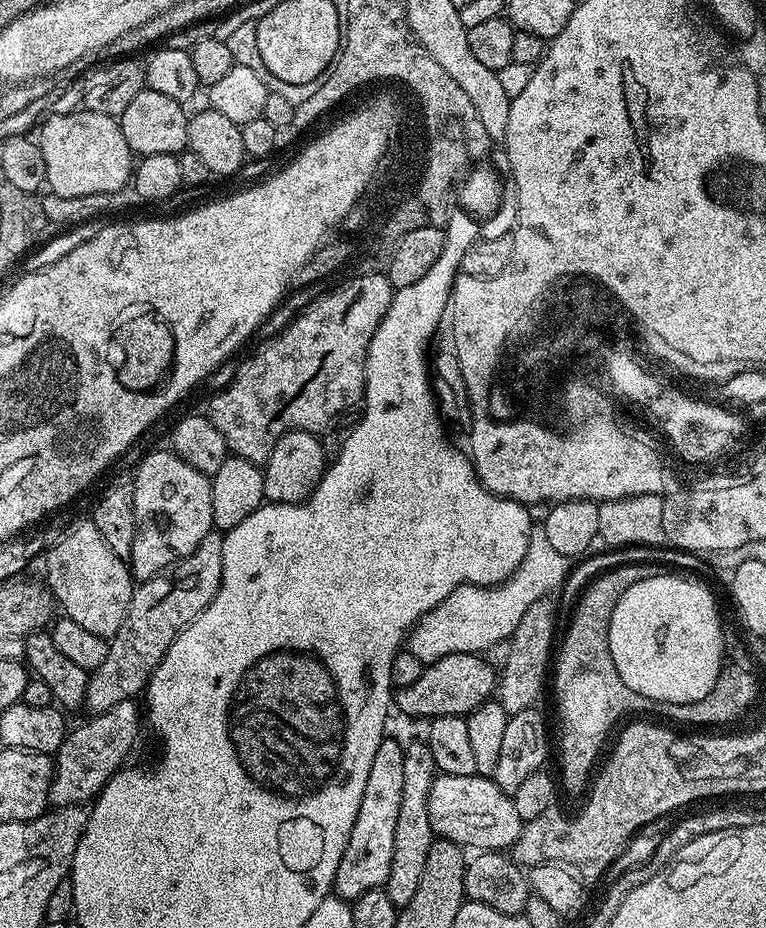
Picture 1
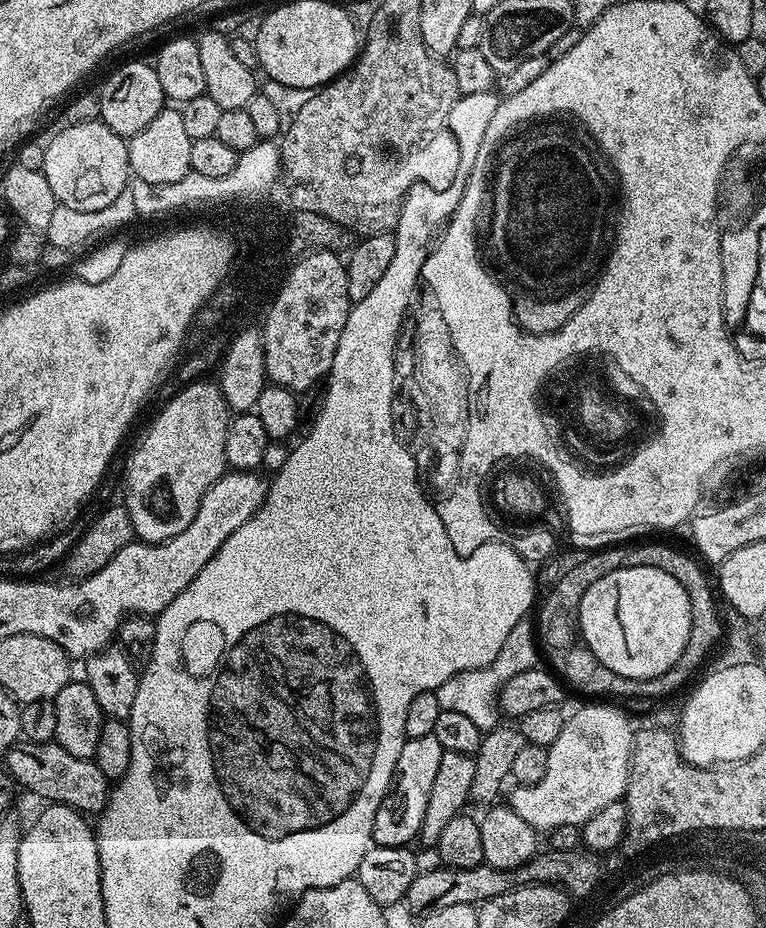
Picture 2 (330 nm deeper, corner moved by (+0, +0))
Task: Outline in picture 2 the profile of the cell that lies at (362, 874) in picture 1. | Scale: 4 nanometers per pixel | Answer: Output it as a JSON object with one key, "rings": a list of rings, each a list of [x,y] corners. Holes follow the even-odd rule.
{"rings":[[[432,735],[426,738],[405,739],[402,754],[398,754],[392,784],[382,798],[382,806],[378,806],[378,814],[374,814],[373,845],[402,848],[411,845],[411,840],[415,841],[419,837],[422,818],[426,818],[426,802],[434,786],[434,777],[438,775],[443,753],[444,747],[438,742],[438,738]]]}

